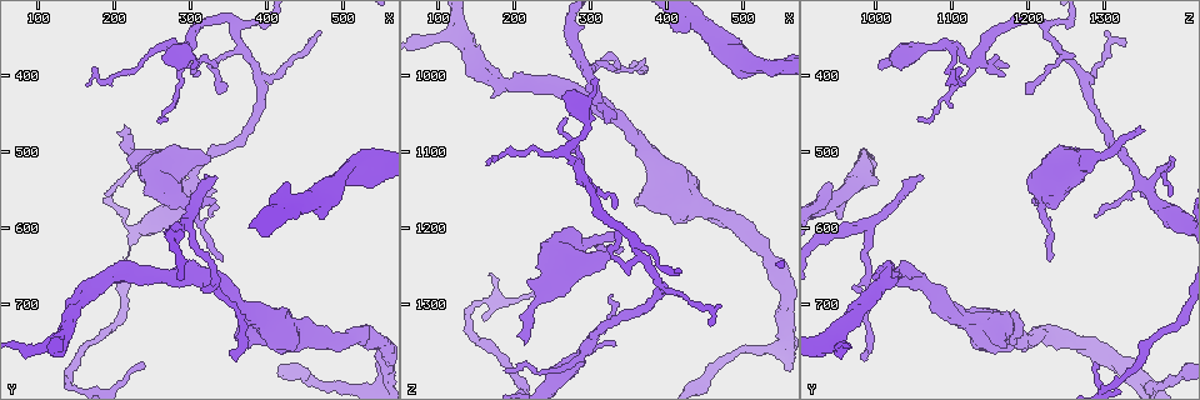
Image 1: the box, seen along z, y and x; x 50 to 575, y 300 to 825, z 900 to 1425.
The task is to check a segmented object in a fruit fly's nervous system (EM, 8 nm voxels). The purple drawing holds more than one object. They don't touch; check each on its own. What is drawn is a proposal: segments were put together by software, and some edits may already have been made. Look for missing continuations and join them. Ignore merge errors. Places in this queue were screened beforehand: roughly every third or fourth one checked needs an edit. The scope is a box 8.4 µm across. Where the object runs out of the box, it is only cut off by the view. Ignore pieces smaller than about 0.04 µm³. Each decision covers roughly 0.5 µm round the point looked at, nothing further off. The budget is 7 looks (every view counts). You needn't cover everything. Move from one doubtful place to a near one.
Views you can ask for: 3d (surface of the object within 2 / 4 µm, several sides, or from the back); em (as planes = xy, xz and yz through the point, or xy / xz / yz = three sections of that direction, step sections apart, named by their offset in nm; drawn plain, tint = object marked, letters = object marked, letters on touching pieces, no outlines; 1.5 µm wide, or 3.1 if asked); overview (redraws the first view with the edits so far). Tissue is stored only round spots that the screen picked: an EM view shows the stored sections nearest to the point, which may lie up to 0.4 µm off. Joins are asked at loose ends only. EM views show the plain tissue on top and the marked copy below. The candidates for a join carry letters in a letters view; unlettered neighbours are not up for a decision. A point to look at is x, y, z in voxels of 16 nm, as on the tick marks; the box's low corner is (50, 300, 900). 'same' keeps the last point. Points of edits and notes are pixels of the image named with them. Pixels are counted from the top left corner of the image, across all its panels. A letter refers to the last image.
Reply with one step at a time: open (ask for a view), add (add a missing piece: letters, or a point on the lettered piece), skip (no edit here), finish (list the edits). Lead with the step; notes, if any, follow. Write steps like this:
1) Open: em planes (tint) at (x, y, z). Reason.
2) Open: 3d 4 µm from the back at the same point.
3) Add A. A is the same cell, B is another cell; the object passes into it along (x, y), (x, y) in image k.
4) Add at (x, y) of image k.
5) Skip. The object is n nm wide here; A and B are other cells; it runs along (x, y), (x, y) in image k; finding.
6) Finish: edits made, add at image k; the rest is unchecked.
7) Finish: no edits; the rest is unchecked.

Open: 3d 4 µm at (305, 390, 1010). Thin end.

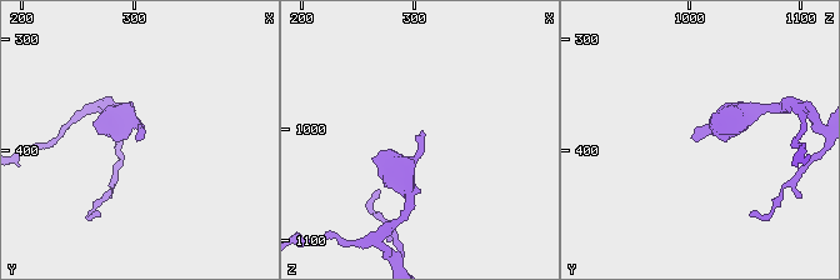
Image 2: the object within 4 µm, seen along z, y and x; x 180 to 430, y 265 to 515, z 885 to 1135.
Open: em xz step 4 (tint) at (306, 390, 1008). Now the EM.

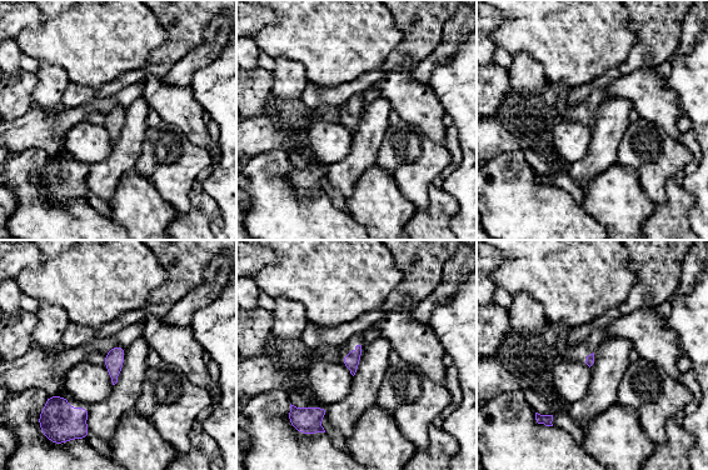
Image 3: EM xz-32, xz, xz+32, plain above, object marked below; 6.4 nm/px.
Open: em planes (letters) at the same point. Cut it another way.

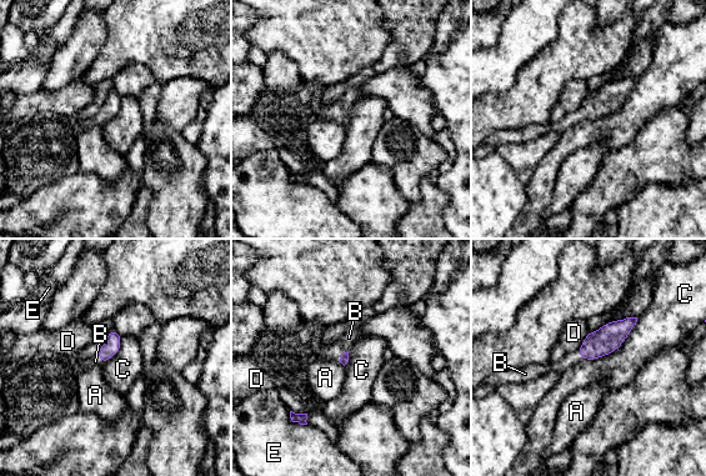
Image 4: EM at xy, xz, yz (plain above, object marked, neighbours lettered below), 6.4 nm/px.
Add B. The longest contact is with C, 460 nm; B is the same cell, A, C, D and E are other cells; the object passes into it along (609, 337), (579, 354), (571, 359) in image 4; the cell continues.

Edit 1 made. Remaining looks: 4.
Open: overview.

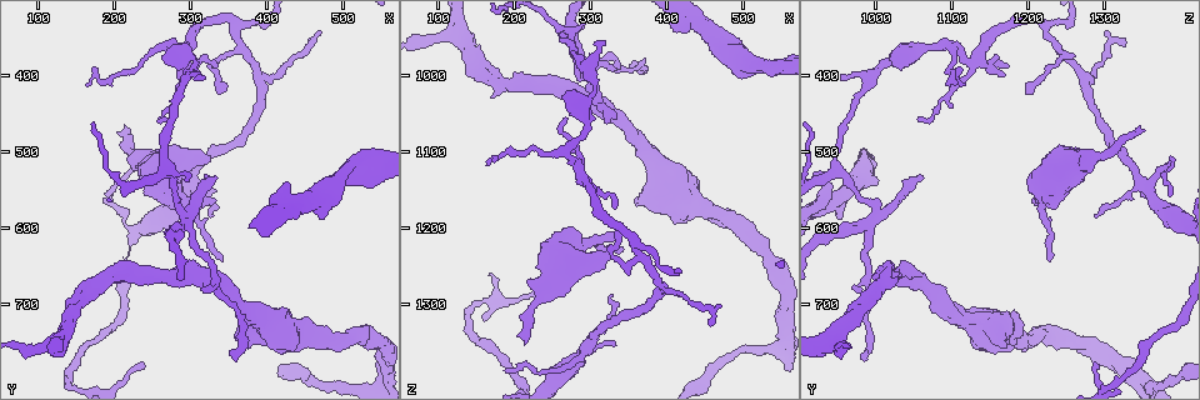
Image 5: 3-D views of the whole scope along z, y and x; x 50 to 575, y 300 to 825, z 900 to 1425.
Open: em xz step 4 (letters) at (320, 530, 1055). Branch stops here.

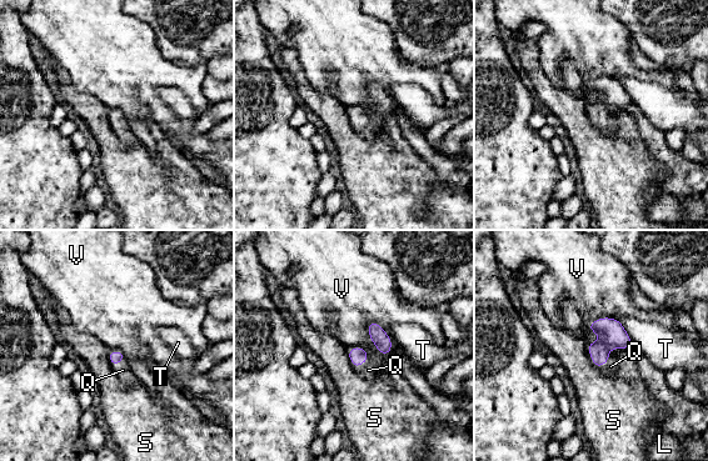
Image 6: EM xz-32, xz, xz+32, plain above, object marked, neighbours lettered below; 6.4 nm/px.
Add Q. The object is 80 nm wide here; Q is the same cell, L, S, T and V are other cells; the object passes into it along (358, 355), (359, 366), (368, 370) in image 6; the cell continues.

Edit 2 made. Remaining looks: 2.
Finish: edits made, add at image 4, add at image 6; the rest is unchecked.

